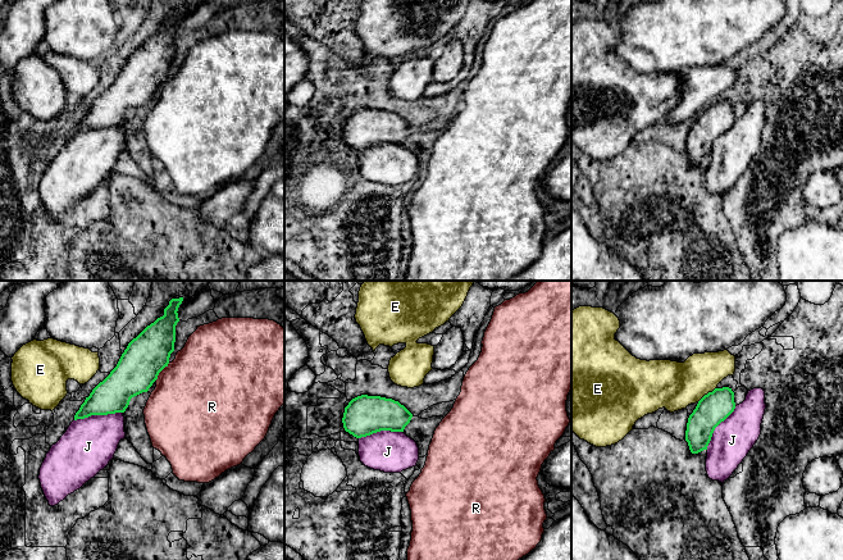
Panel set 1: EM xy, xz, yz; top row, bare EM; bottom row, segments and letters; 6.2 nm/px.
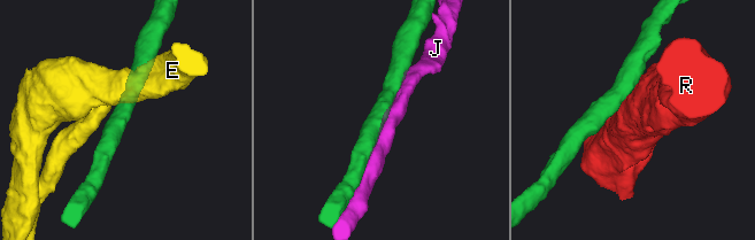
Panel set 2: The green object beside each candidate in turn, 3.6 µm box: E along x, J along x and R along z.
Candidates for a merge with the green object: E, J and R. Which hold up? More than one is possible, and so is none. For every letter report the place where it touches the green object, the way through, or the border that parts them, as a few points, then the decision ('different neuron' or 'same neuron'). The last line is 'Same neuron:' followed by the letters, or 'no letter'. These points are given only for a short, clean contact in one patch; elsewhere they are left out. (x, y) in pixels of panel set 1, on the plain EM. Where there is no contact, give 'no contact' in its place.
E: yz (707, 107) | along yz (716, 100), (697, 114) | different neuron
J: xy (98, 127) | same neuron
R: xy (160, 83) | along xy (169, 76), (155, 92) | different neuron
Same neuron: J

